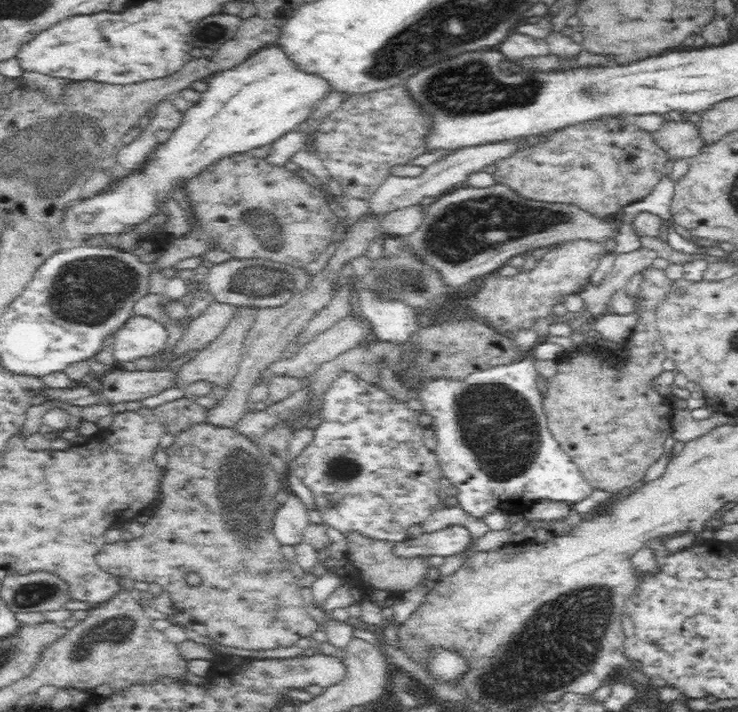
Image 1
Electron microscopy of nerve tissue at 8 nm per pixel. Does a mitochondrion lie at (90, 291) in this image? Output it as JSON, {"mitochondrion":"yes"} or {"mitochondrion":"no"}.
{"mitochondrion":"yes"}

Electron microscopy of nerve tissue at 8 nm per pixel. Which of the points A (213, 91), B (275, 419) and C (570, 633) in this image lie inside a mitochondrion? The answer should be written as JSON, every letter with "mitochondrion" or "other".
{"A":"other","B":"other","C":"mitochondrion"}

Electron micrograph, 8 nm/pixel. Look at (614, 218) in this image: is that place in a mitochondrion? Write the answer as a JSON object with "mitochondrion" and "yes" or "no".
{"mitochondrion":"no"}

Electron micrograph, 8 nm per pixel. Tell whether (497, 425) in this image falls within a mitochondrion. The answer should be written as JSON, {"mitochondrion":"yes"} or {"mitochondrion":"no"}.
{"mitochondrion":"yes"}

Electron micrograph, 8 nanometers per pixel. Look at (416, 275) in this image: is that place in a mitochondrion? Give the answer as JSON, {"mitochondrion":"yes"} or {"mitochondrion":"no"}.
{"mitochondrion":"yes"}

